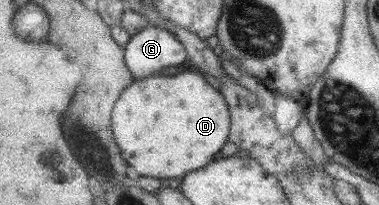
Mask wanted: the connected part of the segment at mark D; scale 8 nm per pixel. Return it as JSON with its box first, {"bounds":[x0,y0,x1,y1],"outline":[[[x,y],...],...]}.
{"bounds":[113,69,231,178],"outline":[[[194,69],[133,80],[113,111],[116,145],[138,176],[184,178],[190,171],[208,165],[229,141],[231,113],[225,97]]]}

